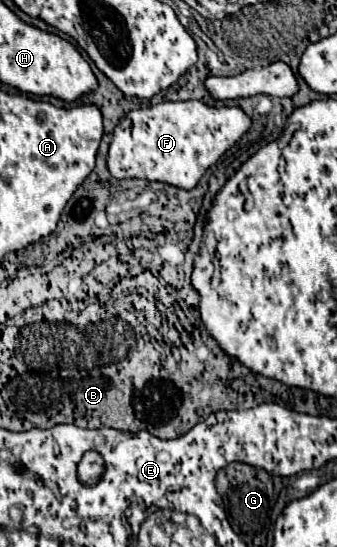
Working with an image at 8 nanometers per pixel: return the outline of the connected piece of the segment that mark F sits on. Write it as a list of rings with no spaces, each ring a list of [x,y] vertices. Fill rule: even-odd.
[[[198,100],[164,101],[130,111],[112,133],[108,171],[116,179],[150,179],[190,191],[250,127],[252,119],[242,109],[211,107]]]

